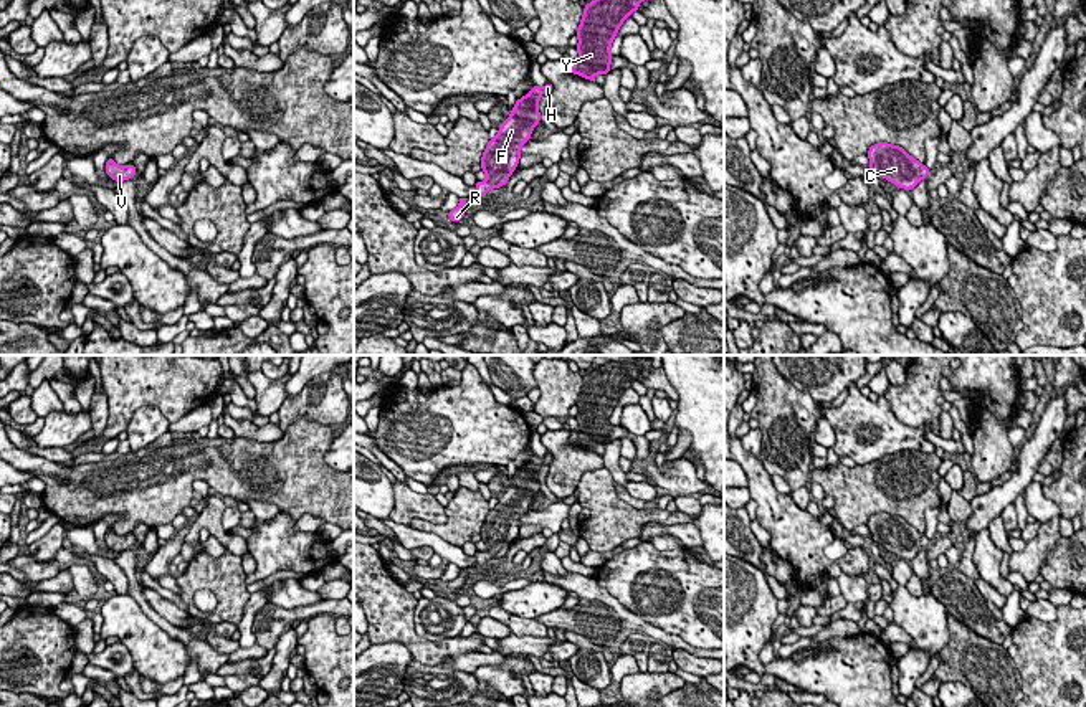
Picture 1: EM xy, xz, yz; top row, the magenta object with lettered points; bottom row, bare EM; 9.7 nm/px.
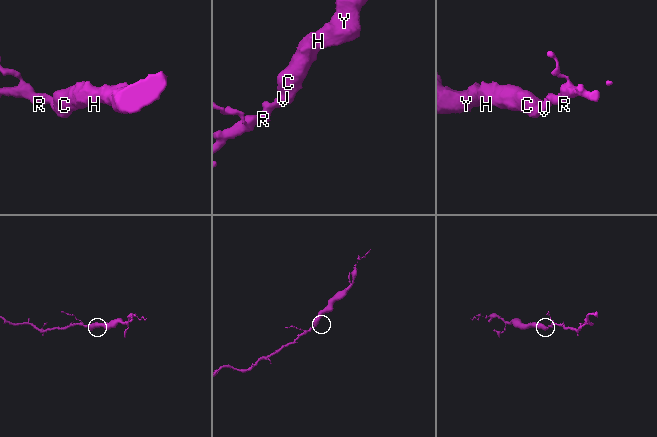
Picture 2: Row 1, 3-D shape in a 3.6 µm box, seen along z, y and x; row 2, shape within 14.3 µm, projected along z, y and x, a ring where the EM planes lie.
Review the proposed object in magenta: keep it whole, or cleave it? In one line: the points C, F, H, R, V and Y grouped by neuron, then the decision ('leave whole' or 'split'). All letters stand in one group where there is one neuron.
groups C F H R V Y; leave whole

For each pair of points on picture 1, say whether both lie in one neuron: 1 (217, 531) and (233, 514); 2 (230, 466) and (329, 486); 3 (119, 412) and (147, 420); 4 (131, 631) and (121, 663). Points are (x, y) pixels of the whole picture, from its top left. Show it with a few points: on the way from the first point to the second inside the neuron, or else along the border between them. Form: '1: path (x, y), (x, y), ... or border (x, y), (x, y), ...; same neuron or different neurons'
1: border (227, 507), (222, 516), (222, 527), (225, 531); different neurons
2: path (255, 469), (291, 473), (304, 483); same neuron
3: border (171, 422), (156, 407), (142, 405), (124, 430); different neurons
4: border (119, 640), (136, 669); different neurons

